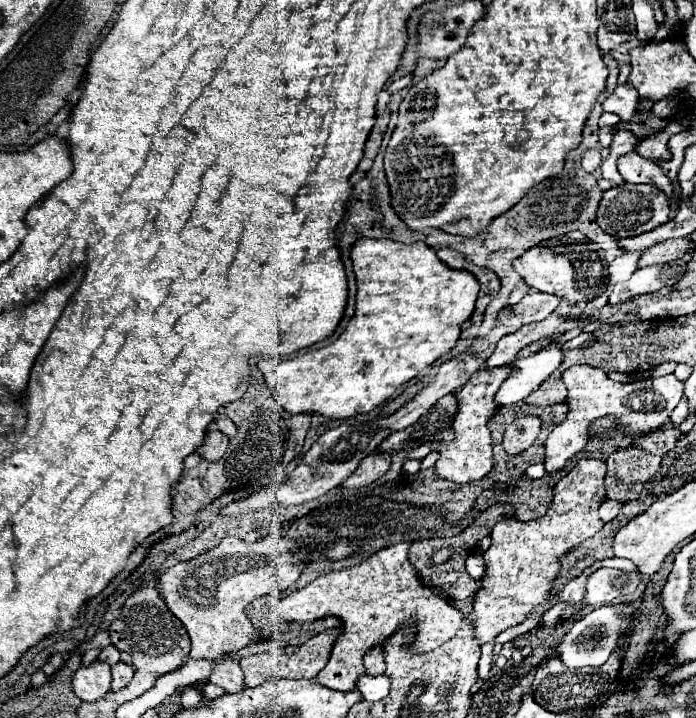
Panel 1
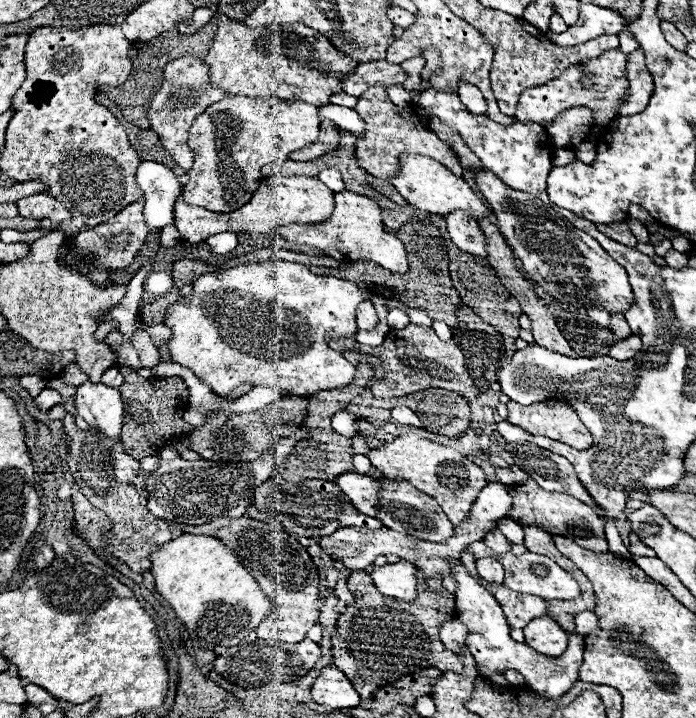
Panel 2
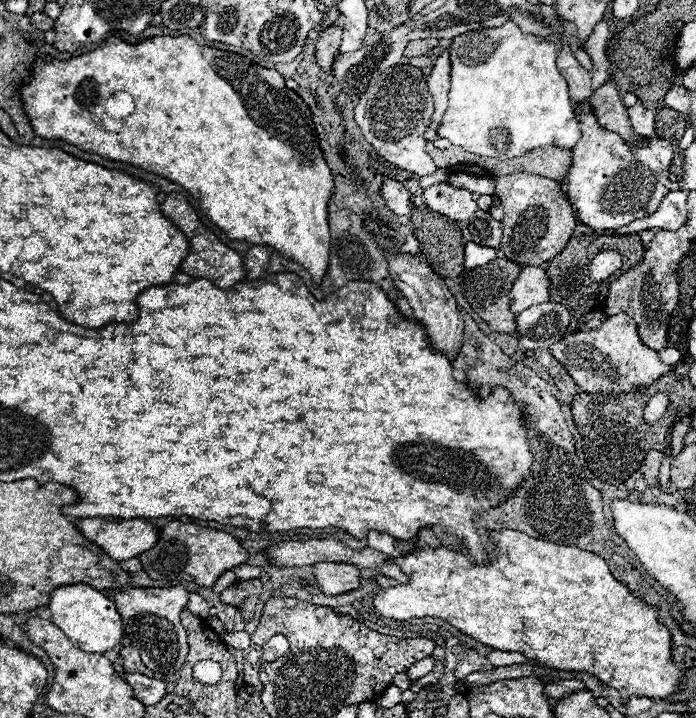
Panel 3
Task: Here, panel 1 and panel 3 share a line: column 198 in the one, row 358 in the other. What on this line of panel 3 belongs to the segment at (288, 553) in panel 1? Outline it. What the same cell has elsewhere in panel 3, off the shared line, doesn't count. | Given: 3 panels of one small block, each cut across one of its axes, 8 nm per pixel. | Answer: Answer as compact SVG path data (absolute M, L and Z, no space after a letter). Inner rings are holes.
M624 312L608 316L594 330L566 334L560 342L552 344L548 350L586 394L608 394L608 396L628 394L634 388L652 386L658 378L662 378L672 370L672 366L660 362L658 354L652 352L652 348L648 348L640 340L636 322Z

